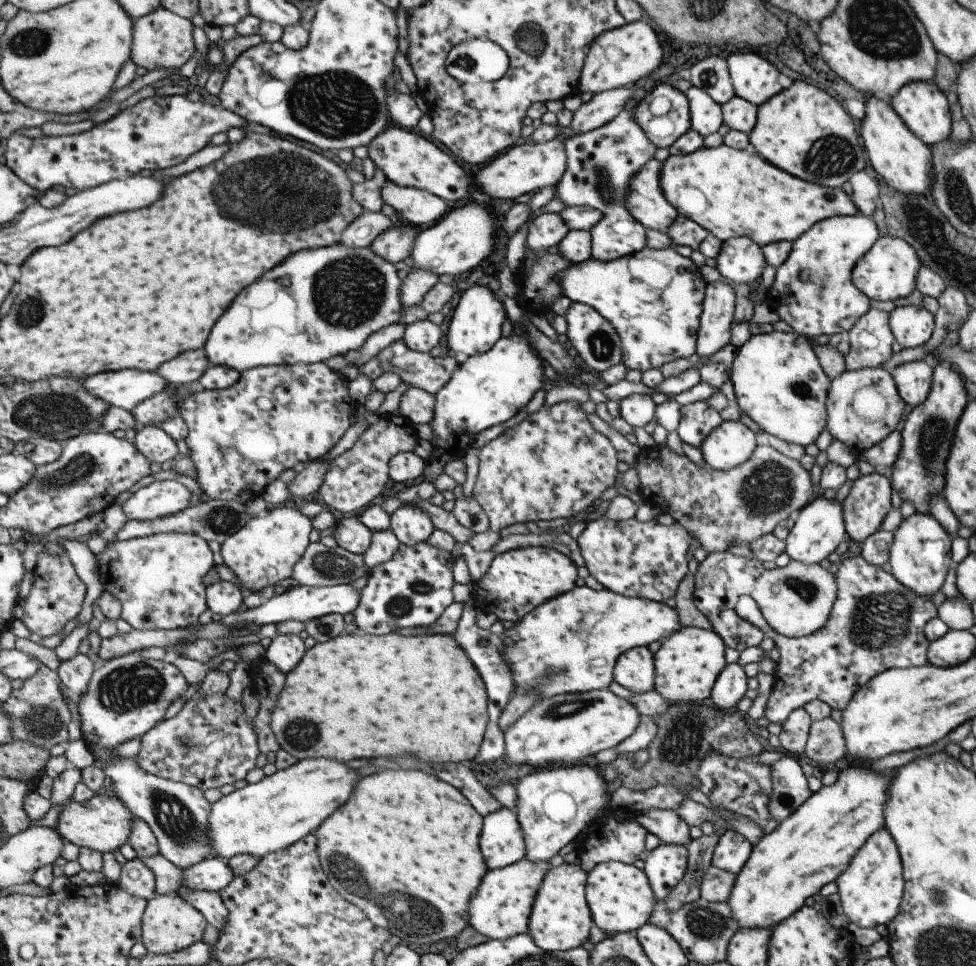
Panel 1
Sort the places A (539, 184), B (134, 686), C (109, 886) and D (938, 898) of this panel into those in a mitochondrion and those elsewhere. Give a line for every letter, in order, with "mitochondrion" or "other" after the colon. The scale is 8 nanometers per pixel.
A: other
B: mitochondrion
C: other
D: mitochondrion

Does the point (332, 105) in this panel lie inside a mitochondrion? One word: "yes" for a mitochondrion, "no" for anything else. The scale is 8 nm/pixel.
yes

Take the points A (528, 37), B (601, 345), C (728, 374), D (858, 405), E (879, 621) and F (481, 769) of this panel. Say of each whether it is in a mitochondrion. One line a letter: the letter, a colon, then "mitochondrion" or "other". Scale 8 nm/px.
A: mitochondrion
B: mitochondrion
C: other
D: other
E: mitochondrion
F: other

